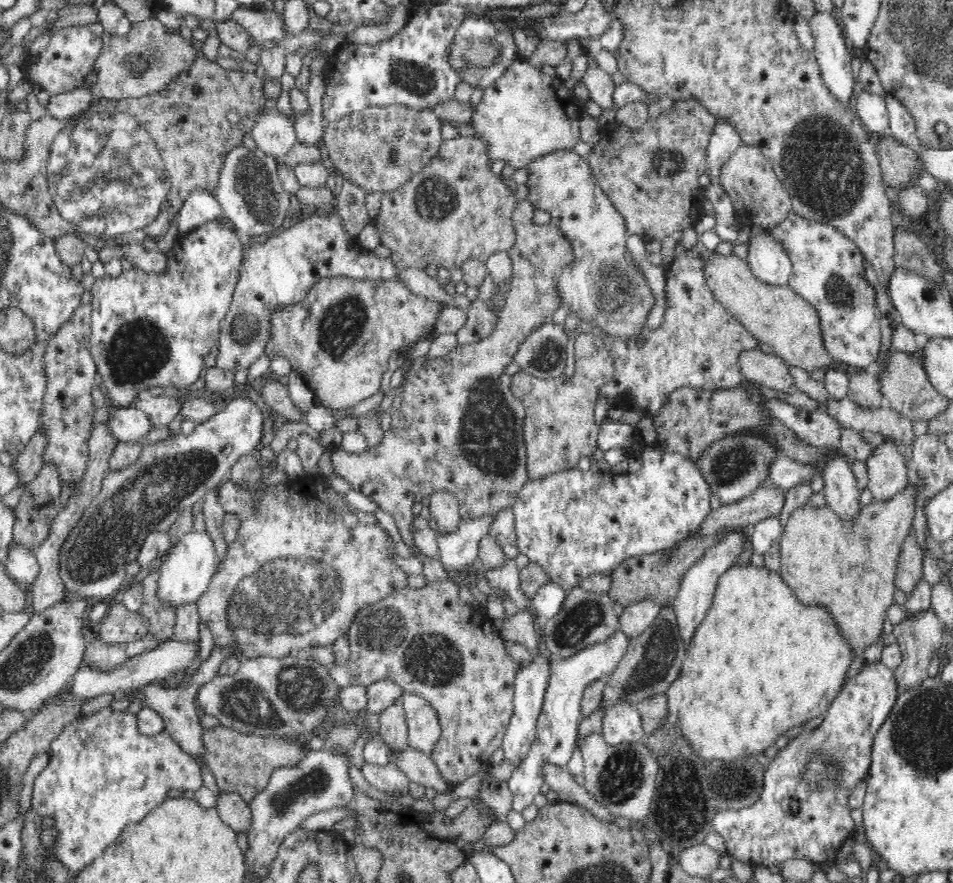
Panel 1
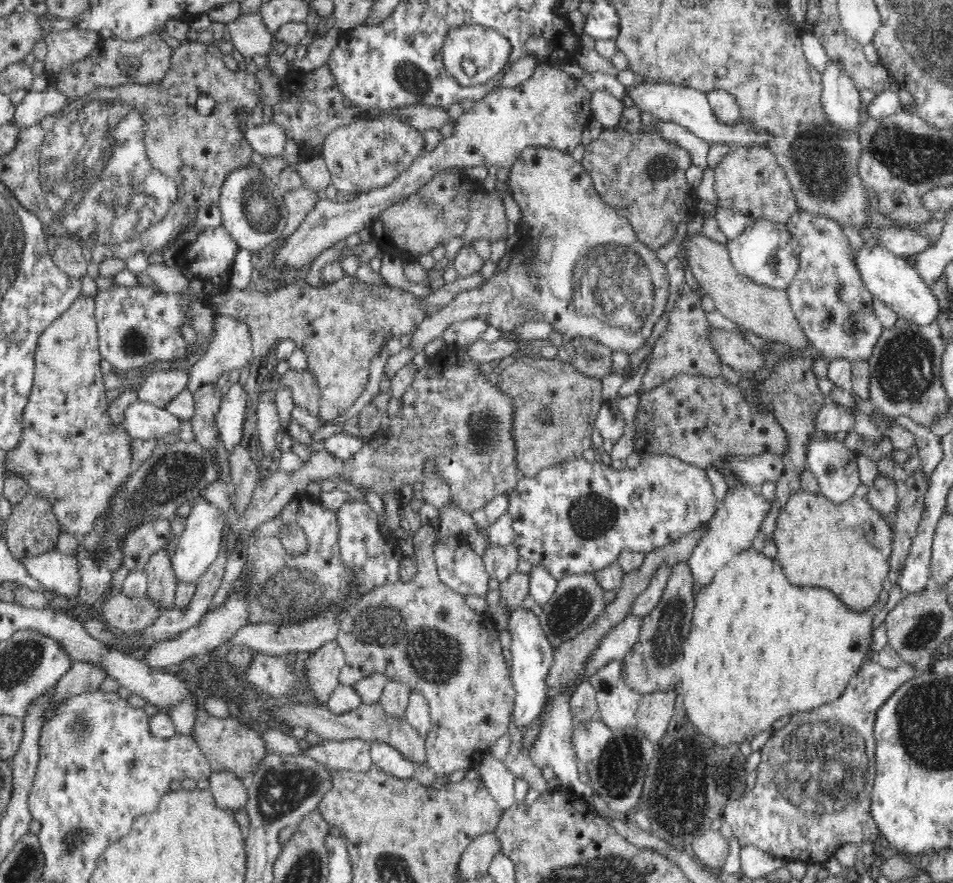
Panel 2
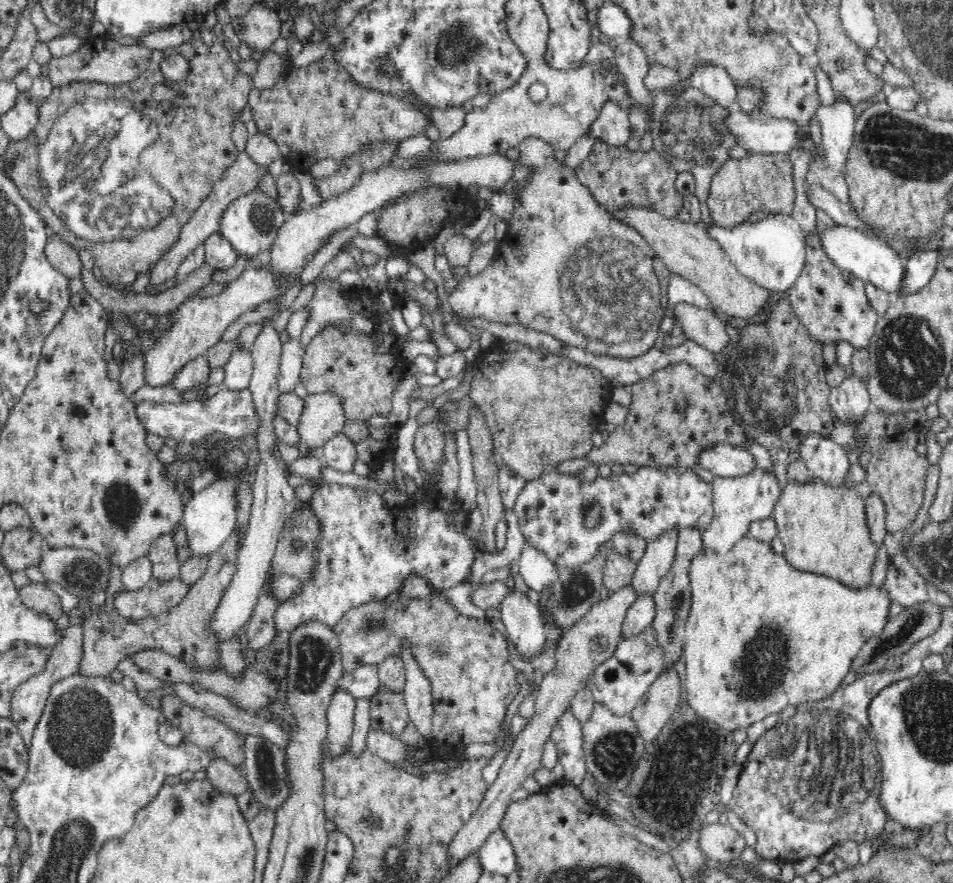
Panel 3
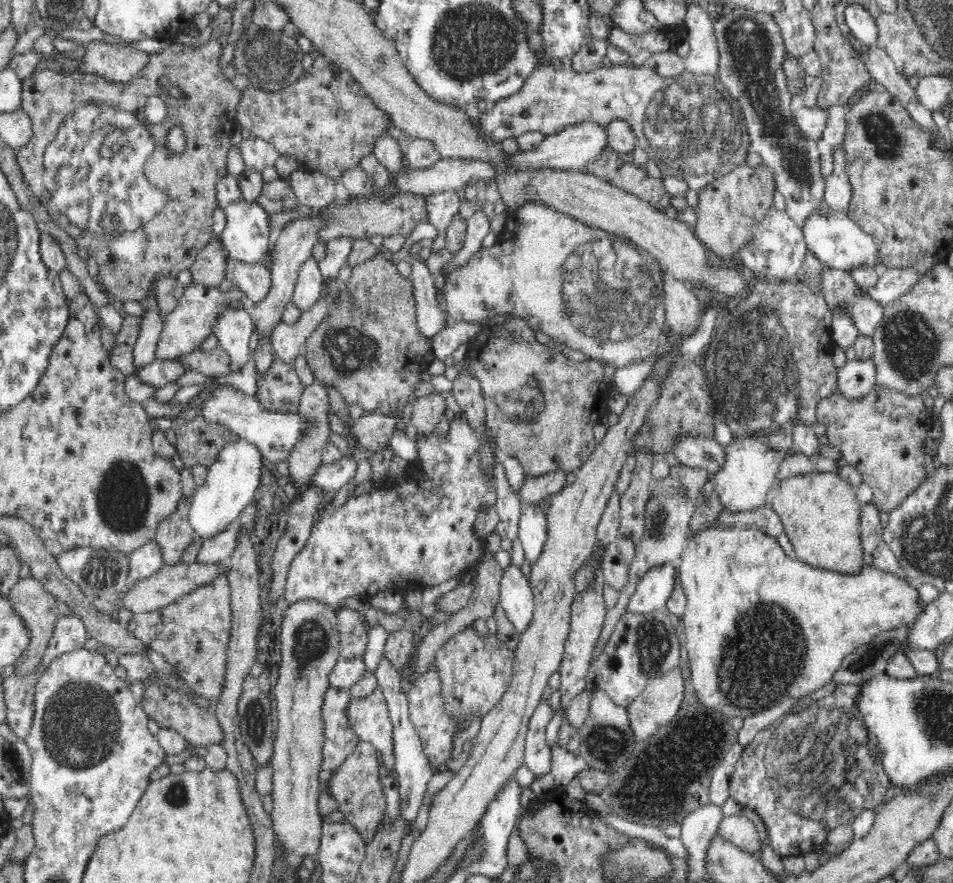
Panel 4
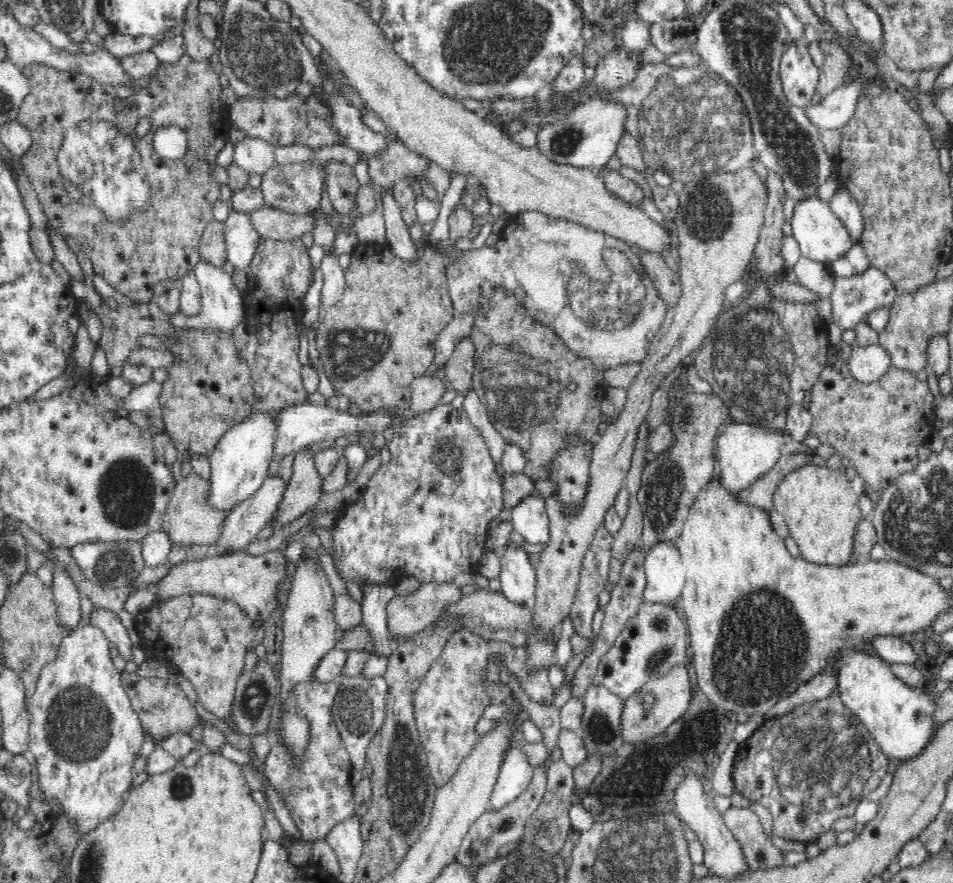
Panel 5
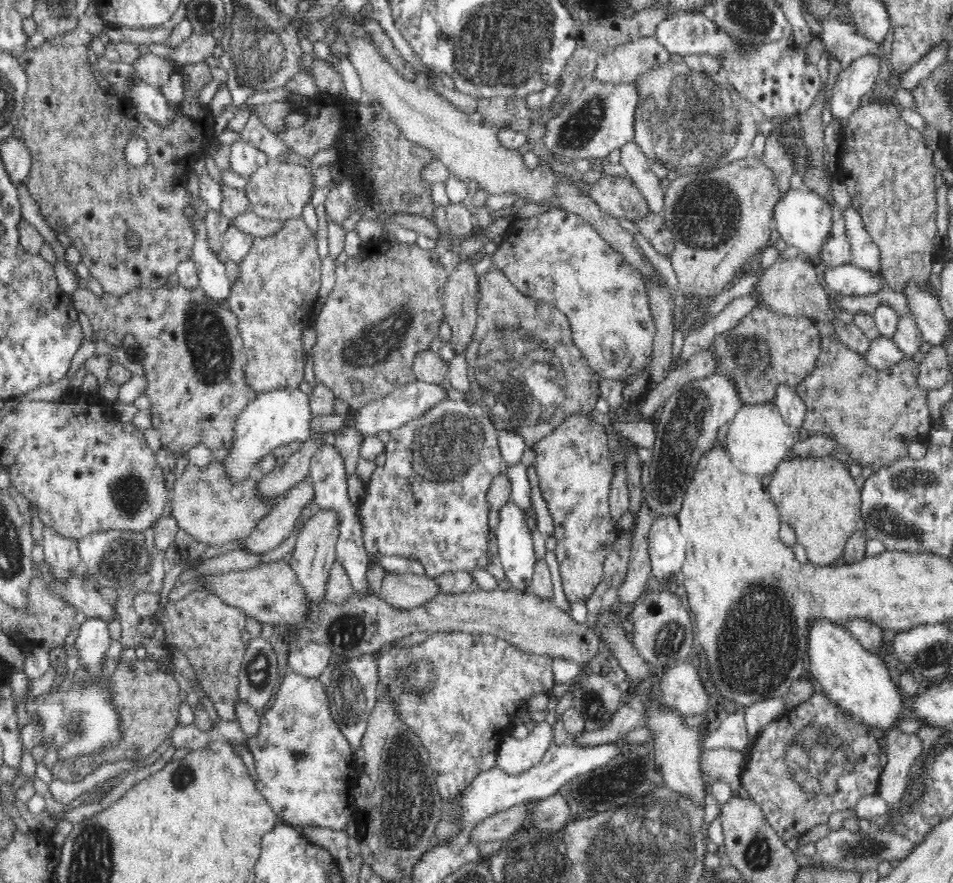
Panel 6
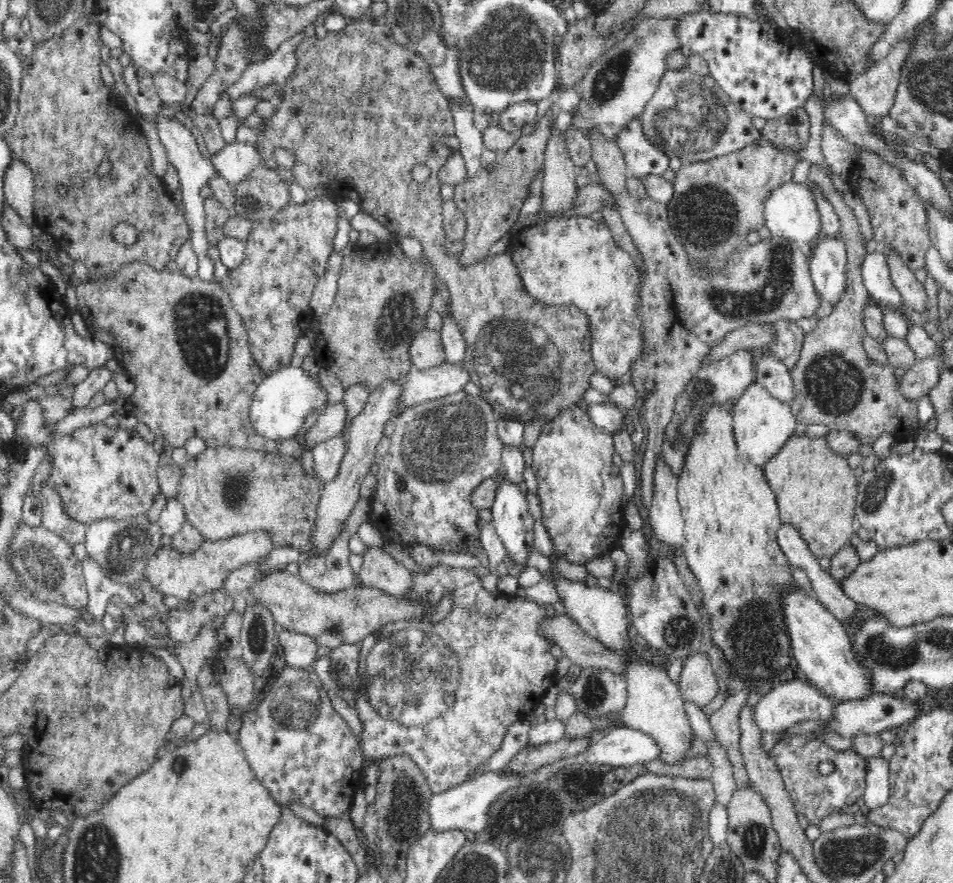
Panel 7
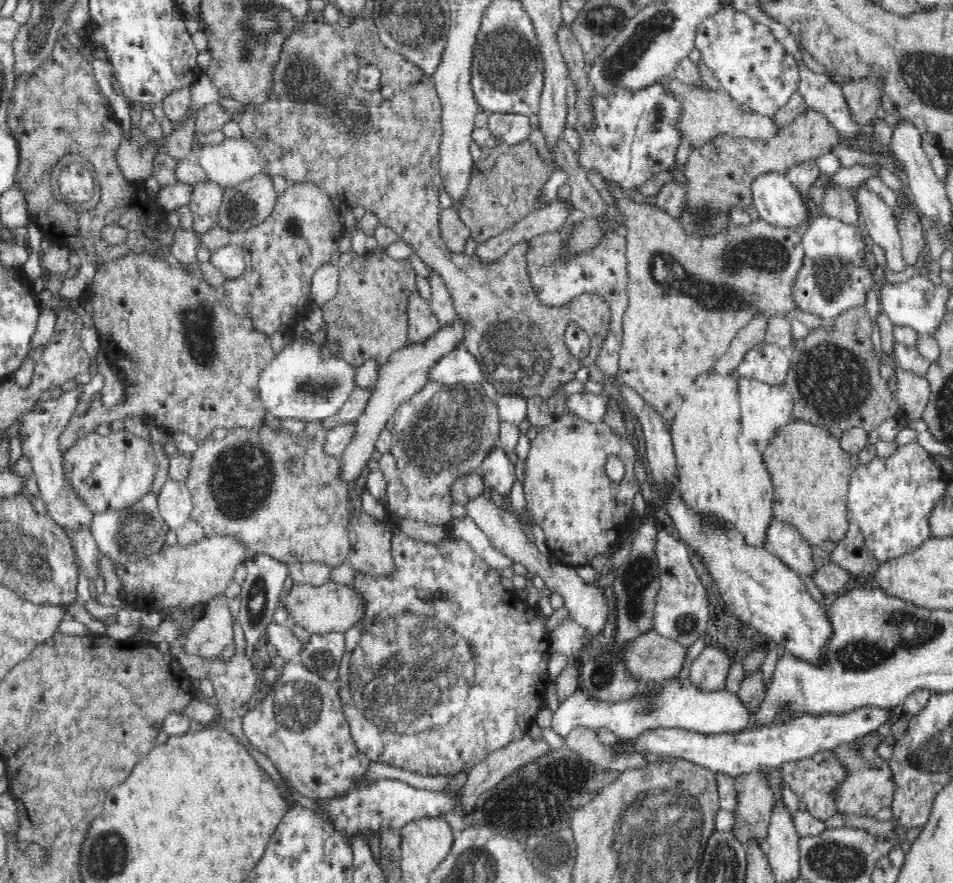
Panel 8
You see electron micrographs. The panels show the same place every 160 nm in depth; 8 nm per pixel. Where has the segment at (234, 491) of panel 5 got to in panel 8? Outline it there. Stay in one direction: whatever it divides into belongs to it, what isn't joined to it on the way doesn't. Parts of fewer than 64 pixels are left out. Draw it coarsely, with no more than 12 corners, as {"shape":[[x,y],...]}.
{"shape":[[292,338],[261,372],[266,413],[331,418],[359,368]]}

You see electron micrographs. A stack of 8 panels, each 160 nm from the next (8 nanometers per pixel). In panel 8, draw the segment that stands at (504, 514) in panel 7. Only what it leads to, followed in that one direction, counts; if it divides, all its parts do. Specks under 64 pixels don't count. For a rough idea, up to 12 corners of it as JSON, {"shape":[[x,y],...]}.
{"shape":[[499,444],[482,460],[481,473],[496,496],[508,496],[515,466]]}

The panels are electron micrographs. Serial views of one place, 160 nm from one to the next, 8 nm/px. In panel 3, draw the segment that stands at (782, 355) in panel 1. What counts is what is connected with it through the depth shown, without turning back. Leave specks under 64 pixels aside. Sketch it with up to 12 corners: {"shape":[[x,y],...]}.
{"shape":[[634,203],[608,211],[733,318],[772,292],[740,274],[700,223]]}

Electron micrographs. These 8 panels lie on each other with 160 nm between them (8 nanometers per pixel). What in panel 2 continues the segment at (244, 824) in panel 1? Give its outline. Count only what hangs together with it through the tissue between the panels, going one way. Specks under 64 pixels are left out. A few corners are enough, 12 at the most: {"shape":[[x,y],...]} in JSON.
{"shape":[[232,769],[212,771],[208,780],[219,808],[246,806],[247,781]]}

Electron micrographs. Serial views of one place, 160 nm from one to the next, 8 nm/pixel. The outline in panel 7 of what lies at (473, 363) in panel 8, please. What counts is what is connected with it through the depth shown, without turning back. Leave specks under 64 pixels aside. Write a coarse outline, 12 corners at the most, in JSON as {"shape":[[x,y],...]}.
{"shape":[[446,359],[404,381],[406,407],[468,390],[482,396],[466,362]]}

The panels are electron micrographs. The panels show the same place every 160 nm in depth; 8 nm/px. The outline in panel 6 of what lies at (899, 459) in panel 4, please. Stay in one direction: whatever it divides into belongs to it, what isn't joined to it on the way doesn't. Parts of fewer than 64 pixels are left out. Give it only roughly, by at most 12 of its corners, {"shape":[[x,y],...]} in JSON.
{"shape":[[836,331],[795,386],[800,427],[860,465],[928,433],[918,365],[878,370]]}

